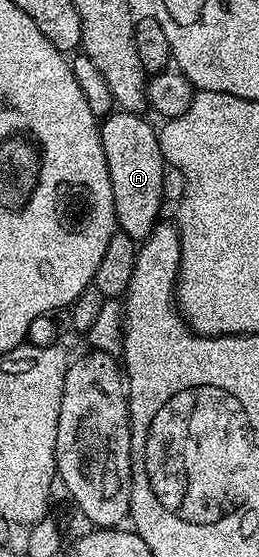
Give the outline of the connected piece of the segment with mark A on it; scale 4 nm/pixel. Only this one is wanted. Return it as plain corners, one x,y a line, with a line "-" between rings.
113,111
100,121
102,151
106,155
106,167
110,171
110,187
114,191
114,211
119,232
141,242
152,233
152,228
161,220
160,208
164,205
164,169
166,162
160,150
160,135
157,126
139,113

